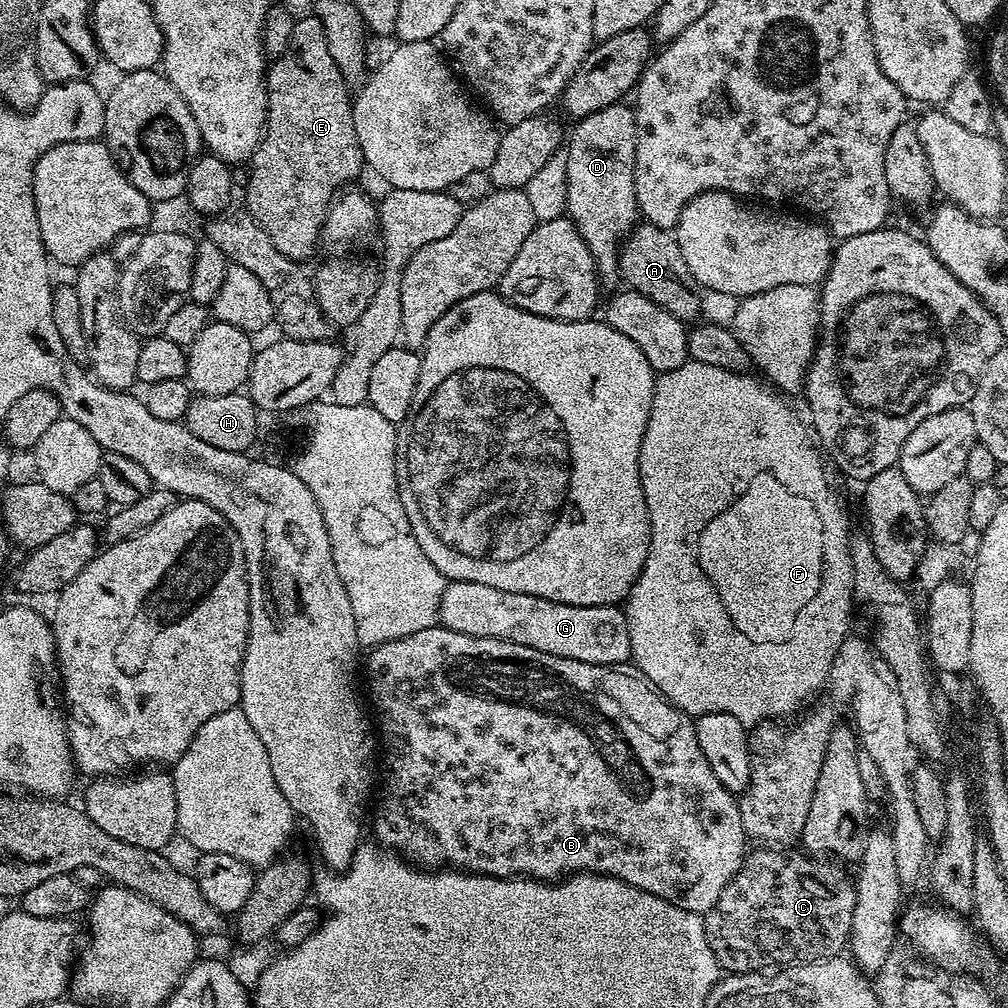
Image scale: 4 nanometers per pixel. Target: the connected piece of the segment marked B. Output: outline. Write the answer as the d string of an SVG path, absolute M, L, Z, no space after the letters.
M433 626L426 630L418 630L418 634L406 634L406 638L391 640L385 644L375 645L368 656L368 696L372 699L371 711L374 713L375 723L378 725L378 740L382 745L382 779L378 784L380 797L375 797L374 811L370 816L370 828L376 831L375 843L407 858L413 865L425 870L452 869L462 872L476 872L479 876L498 876L500 878L527 878L529 880L543 880L545 882L559 882L567 877L574 876L578 872L593 872L599 876L613 876L638 890L646 890L646 894L654 894L674 906L678 906L687 912L709 912L722 898L722 890L738 874L738 870L744 865L746 851L746 837L742 826L742 814L740 813L739 799L722 782L715 777L706 754L702 752L696 737L696 725L693 717L663 696L646 678L641 668L629 662L626 664L591 664L590 662L578 662L574 658L558 658L554 654L542 654L542 650L530 650L530 646L518 646L509 640L498 638L474 638L470 634L458 634L454 630L443 626Z

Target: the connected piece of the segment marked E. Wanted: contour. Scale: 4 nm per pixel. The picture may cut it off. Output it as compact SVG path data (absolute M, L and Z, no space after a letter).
M304 14L296 20L294 34L290 38L290 46L286 50L286 54L275 57L267 65L266 83L268 85L268 118L263 132L263 139L260 141L260 145L256 147L256 152L250 161L250 171L246 185L246 191L248 191L246 210L260 223L262 230L266 230L266 234L270 234L270 242L274 242L274 246L278 246L278 250L282 250L282 254L286 254L286 258L304 262L307 261L307 256L315 250L316 243L321 243L328 210L332 207L338 190L351 185L348 183L360 171L365 171L366 168L363 150L359 146L357 131L354 128L354 114L352 113L354 96L352 92L348 93L350 85L344 80L341 70L339 70L337 63L333 59L333 55L330 54L326 42L326 30L315 14Z

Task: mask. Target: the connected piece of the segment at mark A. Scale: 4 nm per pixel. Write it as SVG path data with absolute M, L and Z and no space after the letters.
M640 222L621 243L619 279L624 279L631 291L650 298L650 302L662 306L662 310L674 314L679 320L696 322L702 316L702 296L693 281L686 278L687 271L686 258L682 258L682 250L669 229Z

